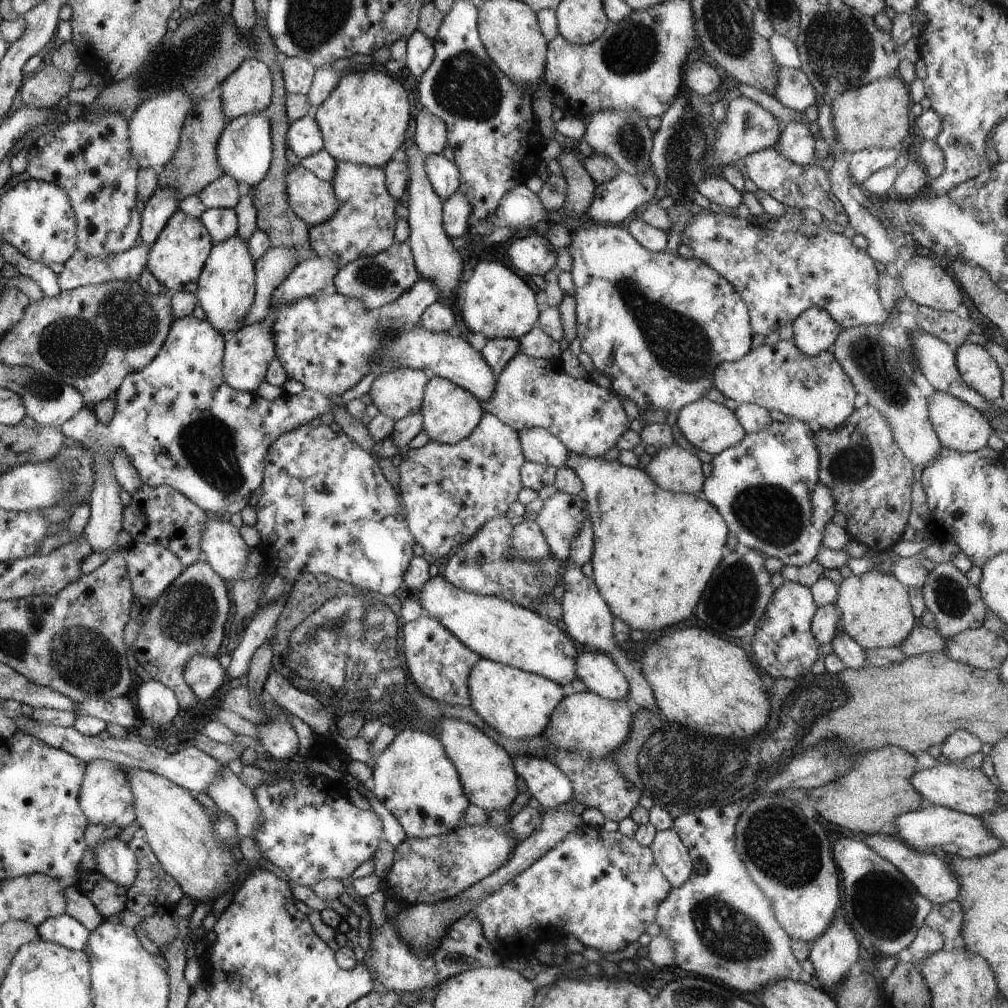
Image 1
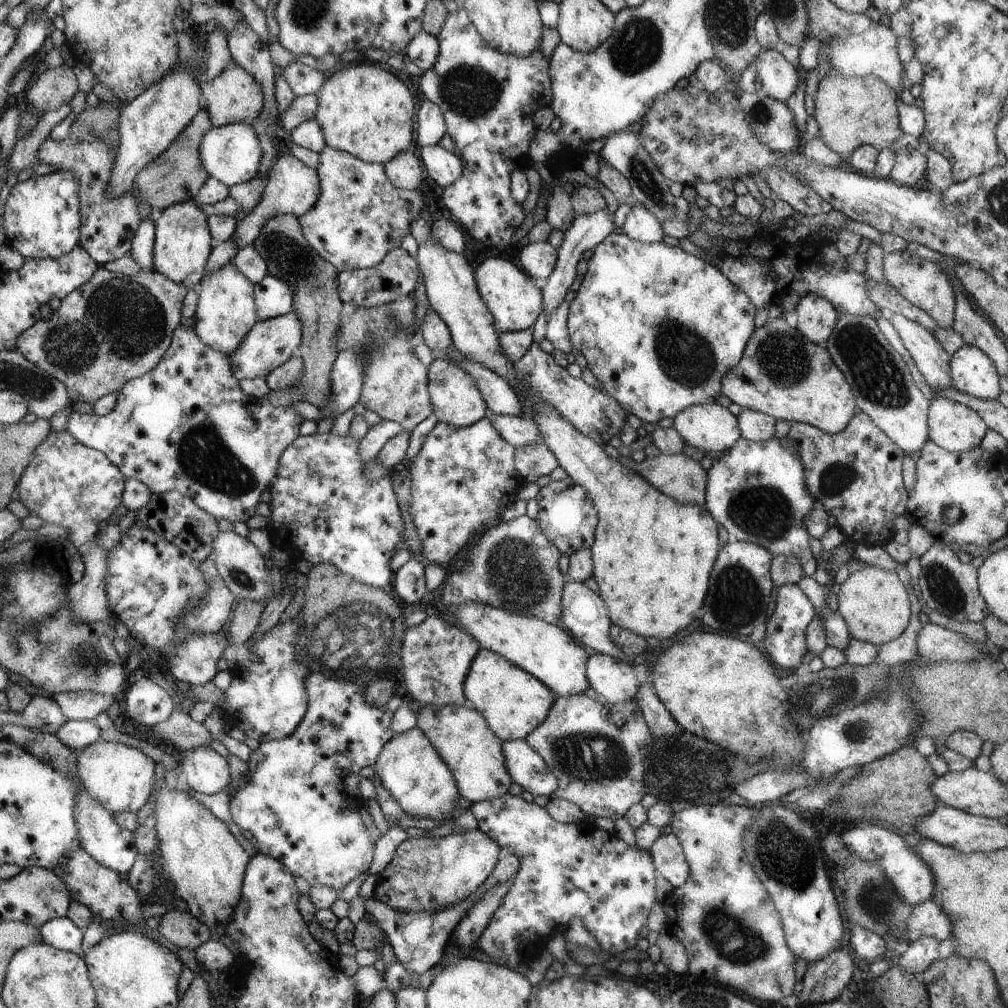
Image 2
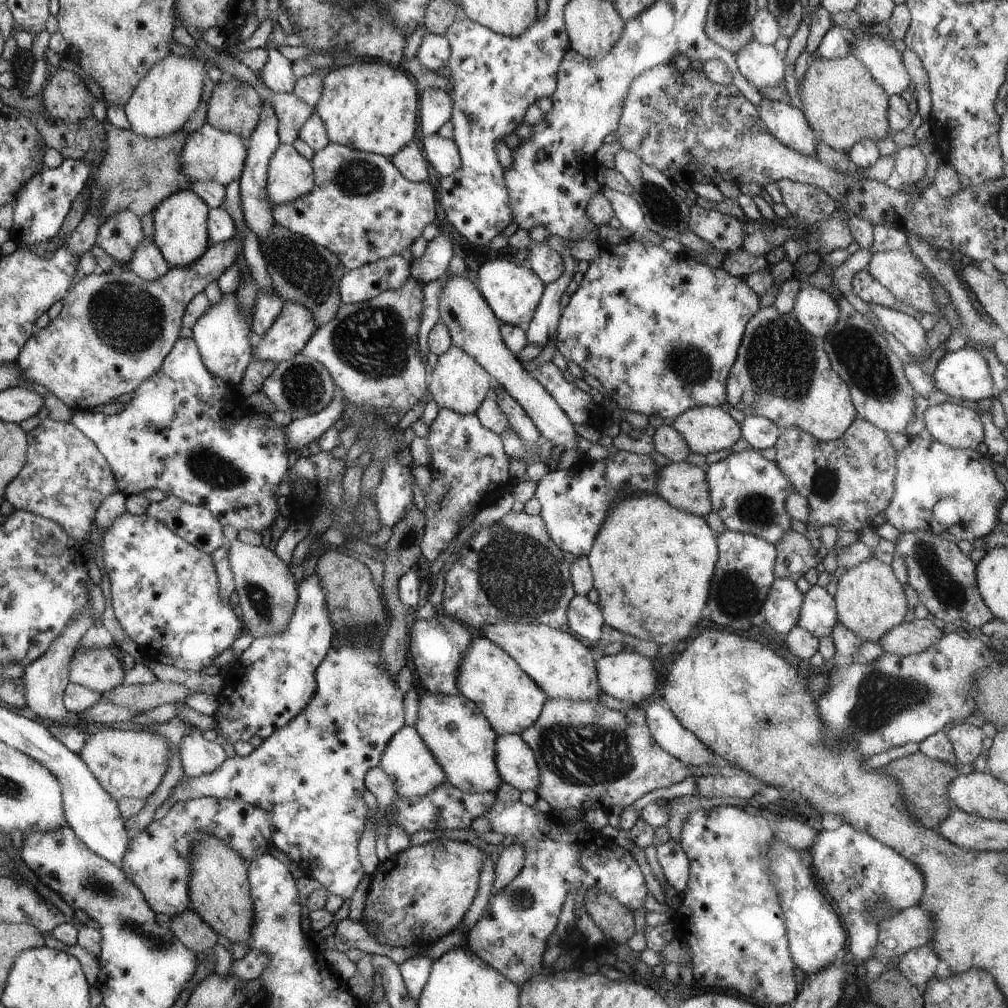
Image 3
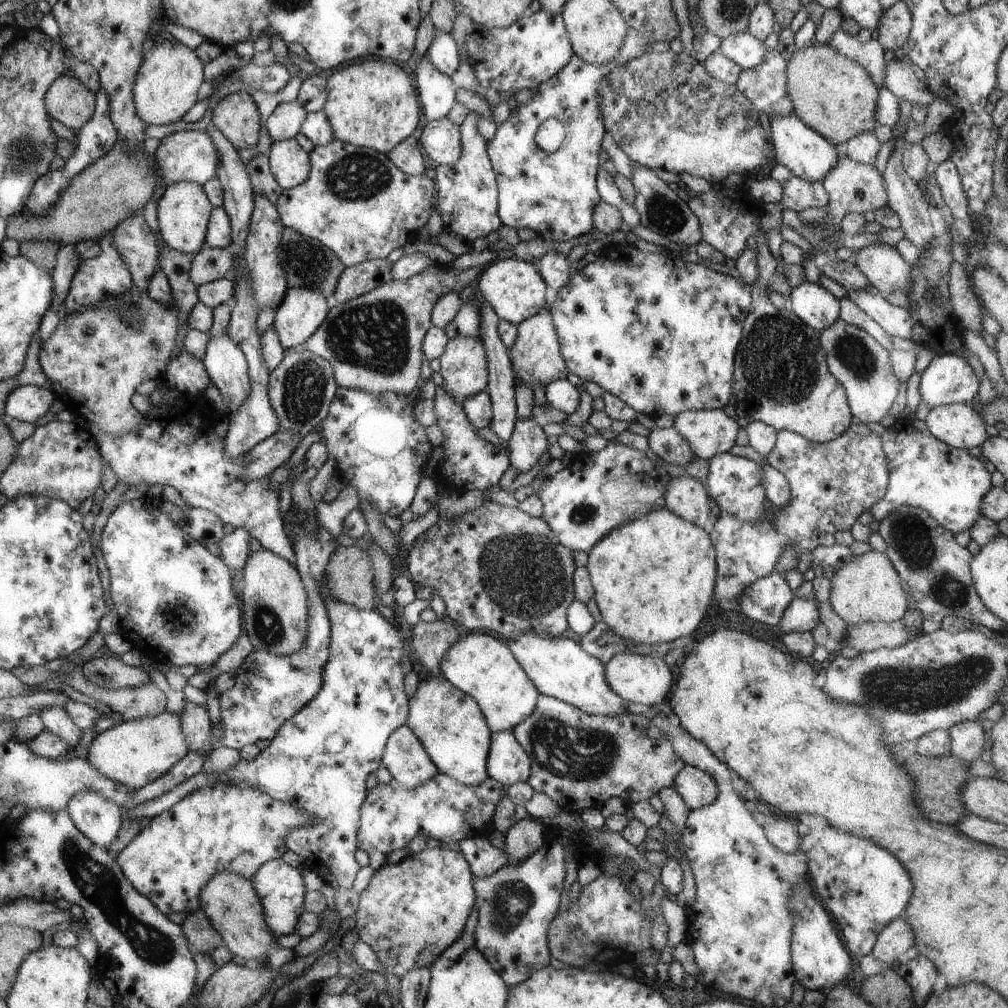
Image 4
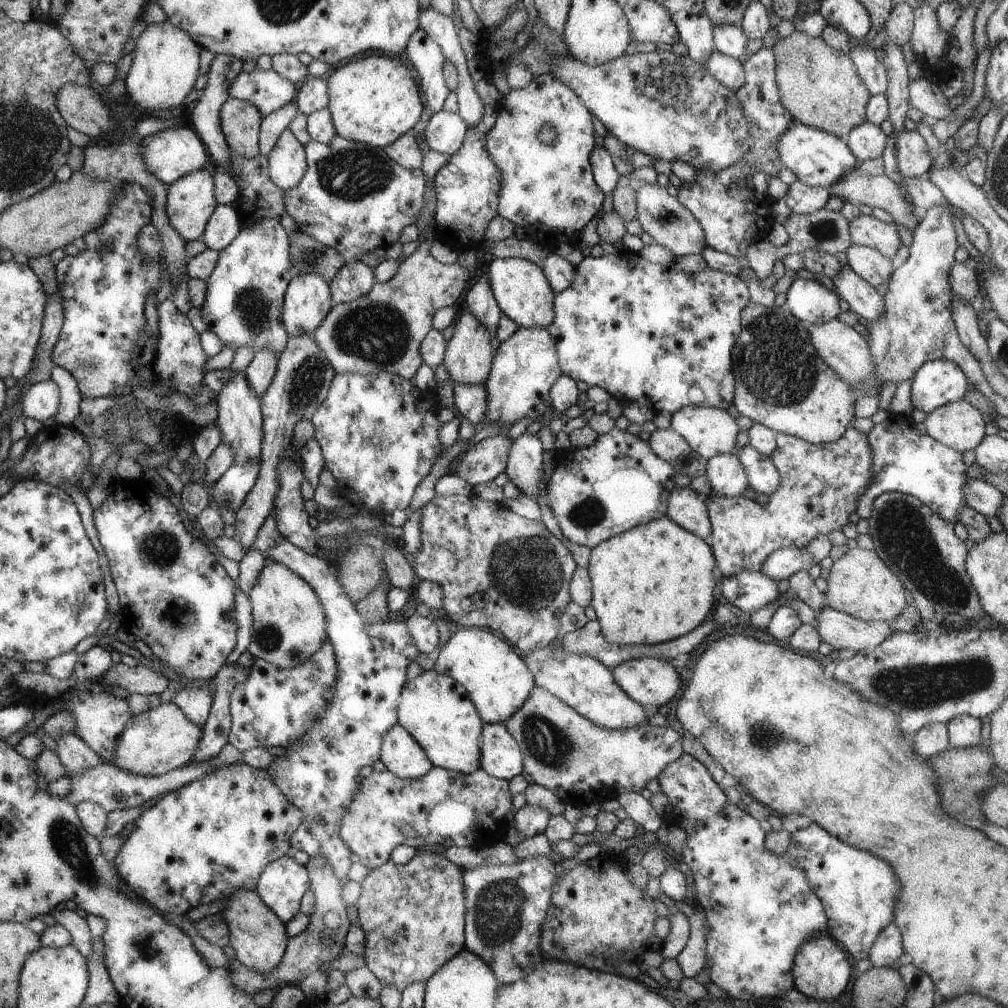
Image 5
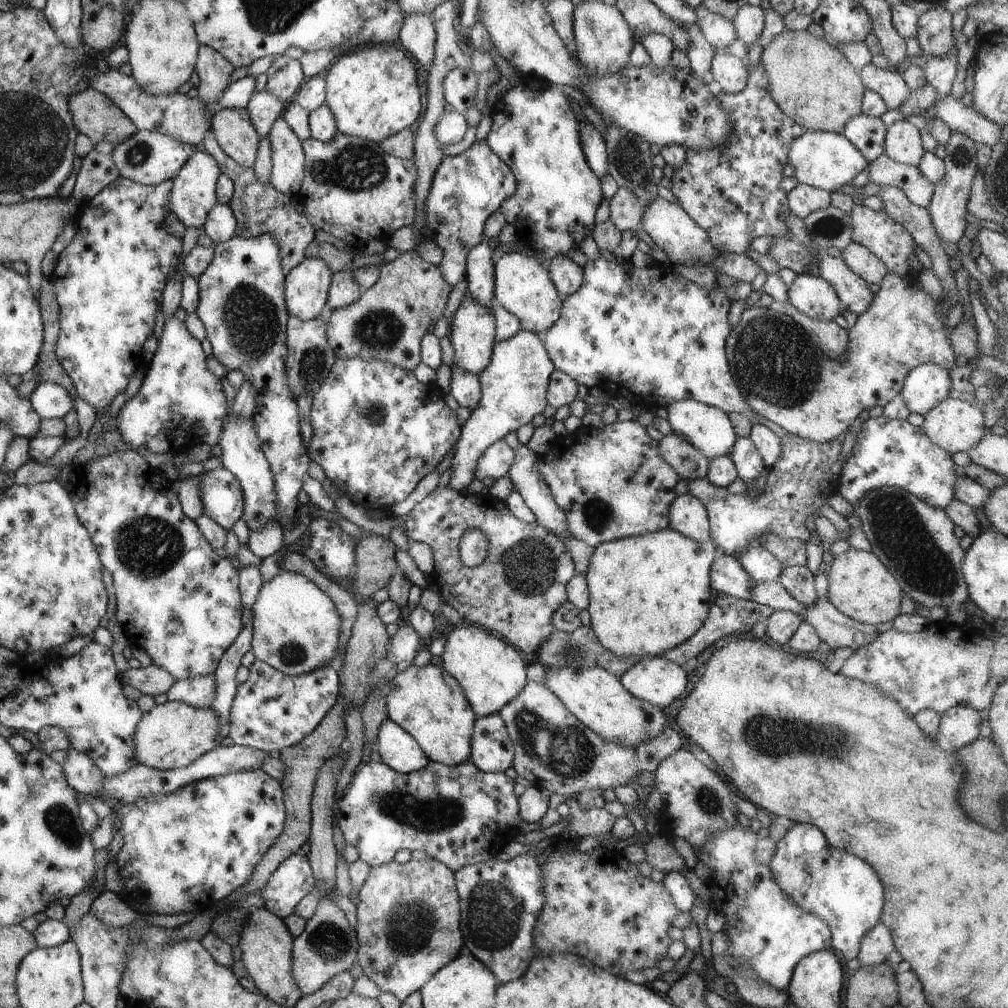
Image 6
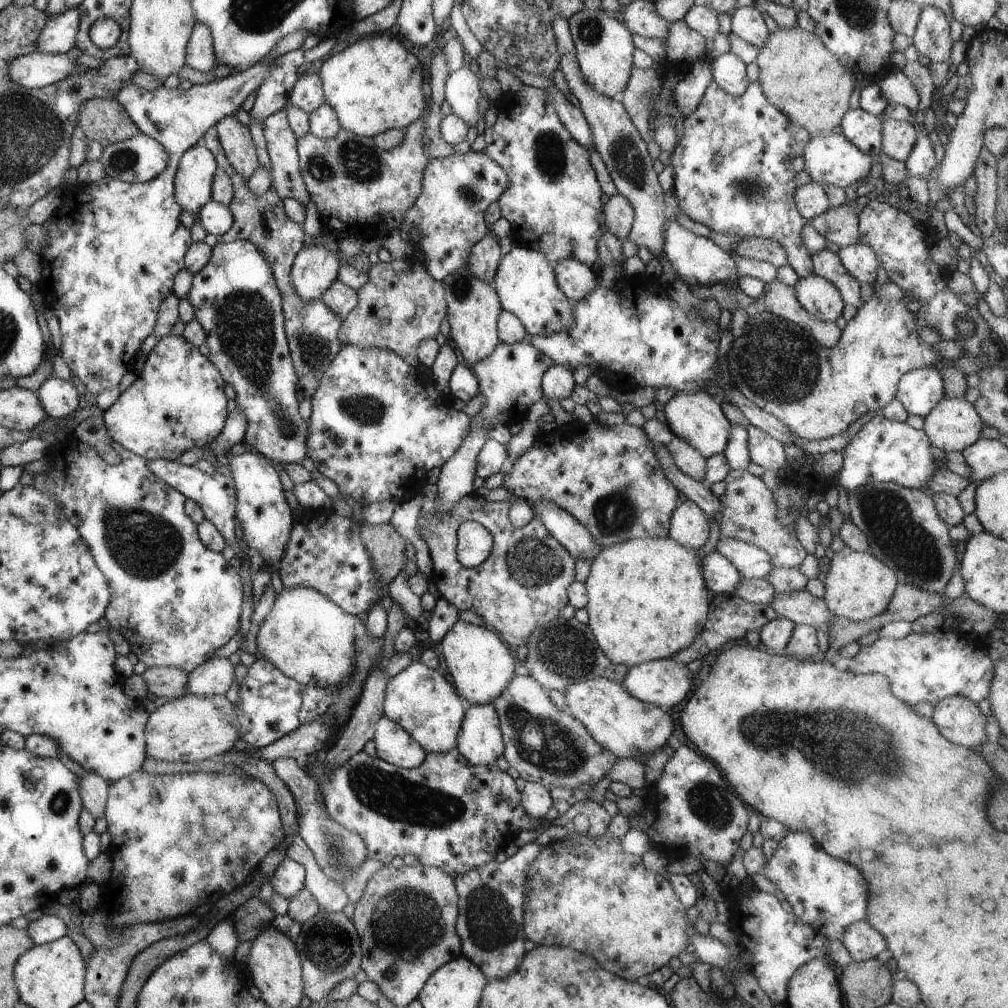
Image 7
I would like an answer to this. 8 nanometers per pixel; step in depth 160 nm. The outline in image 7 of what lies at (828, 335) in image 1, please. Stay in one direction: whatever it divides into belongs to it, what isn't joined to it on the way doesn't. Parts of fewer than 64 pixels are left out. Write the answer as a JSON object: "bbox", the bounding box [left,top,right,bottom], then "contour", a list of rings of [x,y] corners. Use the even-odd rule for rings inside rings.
{"bbox":[794,272,845,323],"contour":[[[814,272],[807,277],[799,277],[794,293],[798,302],[814,317],[821,321],[835,323],[845,306],[838,289],[823,276]]]}

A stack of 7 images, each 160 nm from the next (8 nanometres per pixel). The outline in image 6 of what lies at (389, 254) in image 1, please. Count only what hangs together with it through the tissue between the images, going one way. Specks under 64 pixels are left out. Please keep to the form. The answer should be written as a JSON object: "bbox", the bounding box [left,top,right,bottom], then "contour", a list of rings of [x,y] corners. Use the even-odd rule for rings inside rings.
{"bbox":[326,271,364,312],"contour":[[[338,271],[332,274],[332,286],[329,288],[326,304],[327,312],[347,307],[355,303],[364,289],[353,279],[354,272]]]}

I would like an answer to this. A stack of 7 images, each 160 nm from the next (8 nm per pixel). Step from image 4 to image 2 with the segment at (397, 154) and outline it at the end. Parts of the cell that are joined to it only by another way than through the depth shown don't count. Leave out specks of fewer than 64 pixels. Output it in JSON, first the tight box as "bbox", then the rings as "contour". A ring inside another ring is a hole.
{"bbox":[385,150,424,189],"contour":[[[406,150],[385,164],[389,179],[401,189],[418,189],[424,180],[421,158],[413,151]]]}

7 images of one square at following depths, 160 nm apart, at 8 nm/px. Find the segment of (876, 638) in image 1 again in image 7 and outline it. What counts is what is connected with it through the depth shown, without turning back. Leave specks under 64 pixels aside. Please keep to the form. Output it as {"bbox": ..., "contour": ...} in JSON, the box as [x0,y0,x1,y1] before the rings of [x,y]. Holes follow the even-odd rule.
{"bbox":[823,545,899,621],"contour":[[[846,545],[830,559],[823,599],[832,615],[865,621],[885,612],[899,583],[896,573],[870,551],[855,551]]]}

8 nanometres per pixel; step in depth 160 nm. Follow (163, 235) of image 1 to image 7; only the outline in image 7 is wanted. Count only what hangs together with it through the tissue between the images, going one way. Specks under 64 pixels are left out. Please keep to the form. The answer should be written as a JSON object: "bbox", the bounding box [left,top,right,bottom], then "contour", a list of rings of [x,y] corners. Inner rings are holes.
{"bbox":[175,142,217,214],"contour":[[[202,142],[181,156],[175,176],[175,192],[185,211],[196,214],[209,202],[217,168],[216,157]]]}

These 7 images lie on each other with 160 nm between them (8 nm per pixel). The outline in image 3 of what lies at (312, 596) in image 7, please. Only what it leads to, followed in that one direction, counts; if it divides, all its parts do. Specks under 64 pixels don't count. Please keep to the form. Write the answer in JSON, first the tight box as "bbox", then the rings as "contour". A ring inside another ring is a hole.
{"bbox":[229,540,299,638],"contour":[[[235,540],[229,546],[229,561],[237,579],[236,602],[247,632],[253,638],[281,635],[287,629],[292,612],[297,608],[299,592],[296,592],[296,578],[291,566],[284,564],[270,546],[248,546]]]}

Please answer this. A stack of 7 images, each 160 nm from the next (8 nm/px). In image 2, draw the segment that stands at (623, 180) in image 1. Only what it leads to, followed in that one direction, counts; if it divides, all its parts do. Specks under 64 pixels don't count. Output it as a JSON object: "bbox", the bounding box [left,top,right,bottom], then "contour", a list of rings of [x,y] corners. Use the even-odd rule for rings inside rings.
{"bbox":[541,209,616,318],"contour":[[[608,209],[598,211],[591,215],[578,215],[568,230],[565,230],[562,244],[557,248],[557,261],[552,274],[545,283],[541,284],[543,292],[543,309],[546,310],[547,318],[550,316],[560,303],[566,298],[566,294],[576,287],[576,265],[579,260],[590,253],[597,244],[600,244],[613,230],[616,225],[613,223],[614,216],[610,216]]]}

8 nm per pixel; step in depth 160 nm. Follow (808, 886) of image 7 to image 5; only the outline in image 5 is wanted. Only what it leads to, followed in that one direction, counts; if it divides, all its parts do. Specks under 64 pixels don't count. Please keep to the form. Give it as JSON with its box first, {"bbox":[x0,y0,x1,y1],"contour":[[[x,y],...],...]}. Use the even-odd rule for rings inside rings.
{"bbox":[782,822,901,959],"contour":[[[812,822],[808,826],[792,829],[790,846],[782,856],[805,872],[811,891],[821,900],[827,914],[827,934],[852,958],[866,959],[880,931],[893,922],[895,902],[901,887],[893,868],[885,860],[847,845],[838,840],[838,837],[826,832],[819,824]]]}

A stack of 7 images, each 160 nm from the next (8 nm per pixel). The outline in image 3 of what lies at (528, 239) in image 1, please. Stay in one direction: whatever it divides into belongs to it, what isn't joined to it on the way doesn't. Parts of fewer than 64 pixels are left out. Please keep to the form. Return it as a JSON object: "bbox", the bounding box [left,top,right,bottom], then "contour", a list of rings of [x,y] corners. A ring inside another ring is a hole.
{"bbox":[525,243,564,284],"contour":[[[533,243],[525,265],[532,269],[538,278],[548,284],[558,280],[564,272],[563,256],[543,243]]]}

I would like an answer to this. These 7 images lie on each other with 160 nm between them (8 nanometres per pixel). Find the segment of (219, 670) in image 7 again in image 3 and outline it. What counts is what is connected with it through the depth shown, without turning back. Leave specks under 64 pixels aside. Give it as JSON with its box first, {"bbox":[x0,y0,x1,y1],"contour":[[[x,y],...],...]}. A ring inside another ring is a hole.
{"bbox":[179,727,229,777],"contour":[[[198,727],[189,728],[179,746],[181,773],[199,777],[220,768],[229,757],[222,744],[204,738]]]}

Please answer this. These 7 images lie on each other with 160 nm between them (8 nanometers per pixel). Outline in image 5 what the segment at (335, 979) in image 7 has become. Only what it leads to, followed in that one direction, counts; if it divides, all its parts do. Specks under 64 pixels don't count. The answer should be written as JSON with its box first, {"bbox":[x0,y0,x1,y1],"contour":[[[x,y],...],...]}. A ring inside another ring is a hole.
{"bbox":[231,855,351,995],"contour":[[[322,855],[309,858],[307,863],[310,880],[313,887],[311,891],[315,896],[314,912],[309,916],[309,925],[296,936],[289,937],[285,956],[281,963],[272,972],[261,973],[247,966],[240,966],[237,970],[231,970],[233,983],[238,991],[254,995],[268,988],[278,988],[284,984],[298,984],[307,995],[327,993],[327,980],[329,972],[326,964],[340,957],[345,947],[345,938],[349,931],[351,922],[346,915],[345,900],[342,898],[342,884],[336,876],[330,861]]]}

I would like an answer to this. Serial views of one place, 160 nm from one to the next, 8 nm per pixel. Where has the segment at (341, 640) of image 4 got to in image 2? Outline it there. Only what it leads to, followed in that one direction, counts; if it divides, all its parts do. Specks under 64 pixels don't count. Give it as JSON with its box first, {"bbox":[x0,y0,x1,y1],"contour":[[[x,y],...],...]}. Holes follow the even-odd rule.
{"bbox":[226,672,395,893],"contour":[[[313,672],[308,678],[308,710],[305,712],[305,716],[301,720],[301,724],[297,730],[294,731],[292,735],[285,736],[284,739],[276,739],[262,743],[259,748],[253,750],[250,758],[247,760],[248,770],[246,782],[242,783],[231,796],[231,784],[226,788],[229,792],[229,810],[231,811],[231,817],[242,830],[248,830],[248,832],[252,834],[252,842],[257,852],[282,861],[282,864],[285,864],[286,868],[289,869],[291,873],[294,873],[294,876],[304,878],[311,887],[322,885],[336,889],[340,893],[346,888],[349,882],[352,882],[352,880],[358,878],[361,874],[368,874],[368,868],[370,868],[370,862],[372,862],[372,856],[374,856],[376,840],[368,836],[368,832],[366,832],[366,828],[364,828],[364,822],[362,822],[362,816],[358,814],[356,806],[352,804],[354,800],[350,800],[350,796],[346,796],[348,792],[346,792],[344,788],[342,788],[342,792],[338,792],[338,782],[336,782],[336,774],[338,774],[338,770],[336,770],[336,754],[342,754],[342,780],[344,780],[344,778],[360,778],[358,772],[360,772],[364,766],[372,767],[378,755],[384,750],[385,744],[395,735],[391,725],[393,712],[390,711],[386,705],[372,704],[365,696],[366,689],[367,685],[364,681],[356,679],[342,680],[342,677],[330,676],[330,673]]]}

